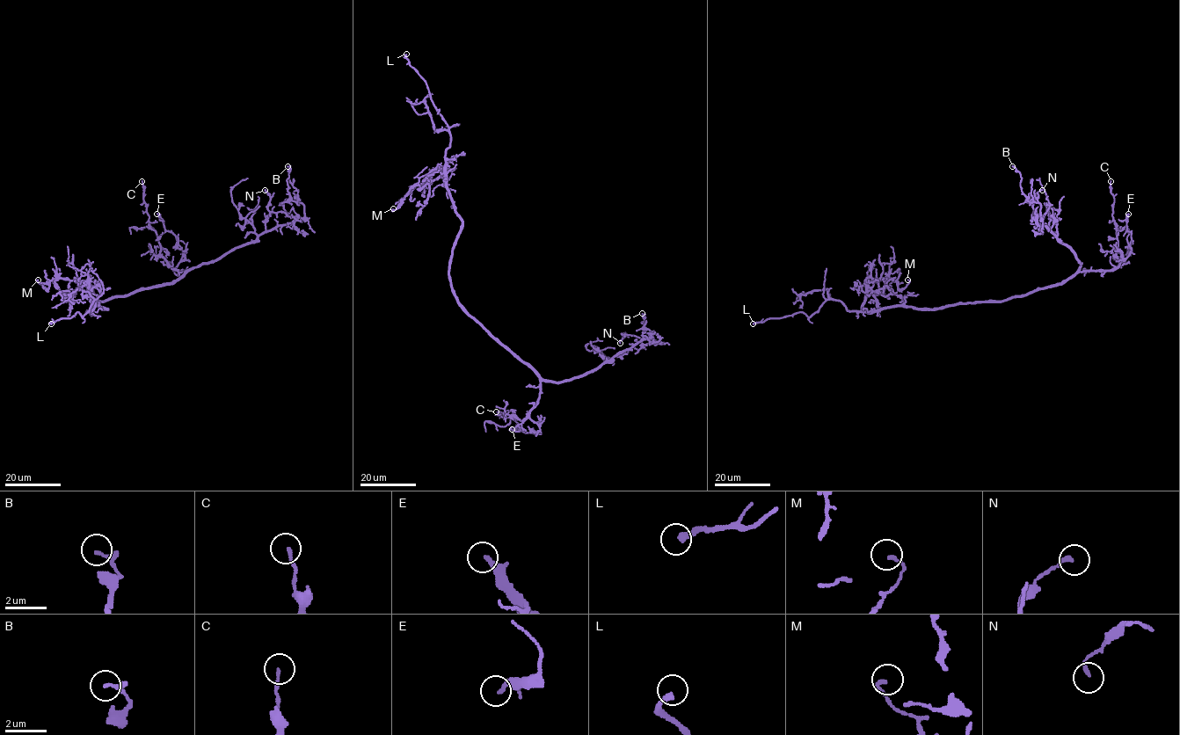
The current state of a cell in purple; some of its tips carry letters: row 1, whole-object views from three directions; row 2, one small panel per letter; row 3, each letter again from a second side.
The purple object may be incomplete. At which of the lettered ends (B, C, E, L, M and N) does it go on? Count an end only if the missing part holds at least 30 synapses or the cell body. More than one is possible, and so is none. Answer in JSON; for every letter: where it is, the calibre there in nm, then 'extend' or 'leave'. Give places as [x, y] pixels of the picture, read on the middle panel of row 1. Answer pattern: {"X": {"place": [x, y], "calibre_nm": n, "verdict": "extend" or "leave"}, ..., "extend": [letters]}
{"B": {"place": [642, 313], "calibre_nm": 150, "verdict": "leave"}, "C": {"place": [496, 411], "calibre_nm": 130, "verdict": "leave"}, "E": {"place": [512, 429], "calibre_nm": 240, "verdict": "leave"}, "L": {"place": [406, 54], "calibre_nm": 300, "verdict": "extend"}, "M": {"place": [393, 208], "calibre_nm": 140, "verdict": "leave"}, "N": {"place": [620, 343], "calibre_nm": 180, "verdict": "leave"}, "extend": ["L"]}

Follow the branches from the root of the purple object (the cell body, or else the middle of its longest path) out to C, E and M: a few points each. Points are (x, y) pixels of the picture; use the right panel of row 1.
C: (1019, 295), (1063, 284), (1079, 272), (1108, 271), (1118, 265), (1110, 181)
E: (1019, 295), (1063, 284), (1079, 272), (1116, 269), (1132, 250), (1131, 233), (1126, 225), (1128, 214)
M: (1019, 295), (933, 309), (863, 309), (869, 277), (877, 280), (888, 277), (899, 289), (908, 284), (907, 280)

